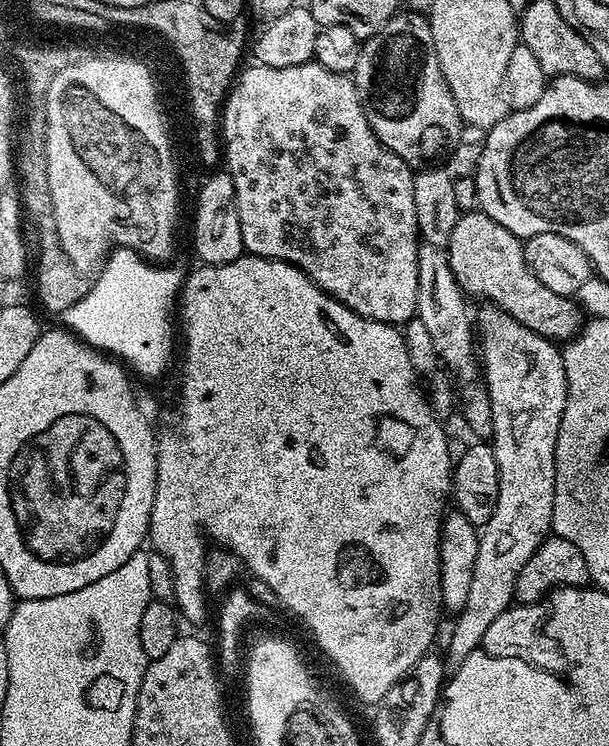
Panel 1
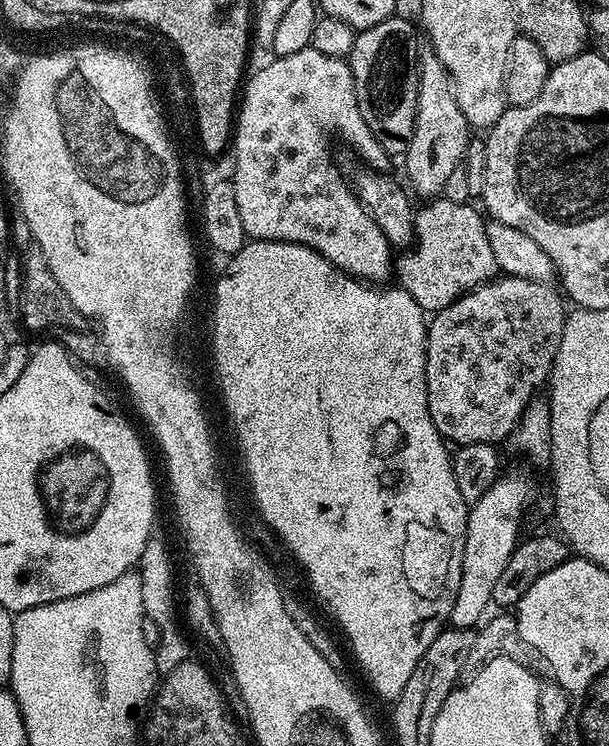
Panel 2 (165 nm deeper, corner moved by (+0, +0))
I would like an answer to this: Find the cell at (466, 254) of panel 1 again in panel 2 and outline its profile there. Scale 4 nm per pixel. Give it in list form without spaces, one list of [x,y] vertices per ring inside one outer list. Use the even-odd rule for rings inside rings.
[[[432,198],[425,204],[428,205],[416,212],[415,241],[411,249],[401,255],[404,257],[395,261],[394,276],[395,279],[400,279],[397,280],[399,287],[410,293],[425,314],[435,314],[446,310],[446,306],[450,306],[460,296],[465,296],[470,289],[493,279],[498,269],[494,250],[490,247],[488,224],[479,207],[472,208],[471,203],[455,204],[443,198]]]

